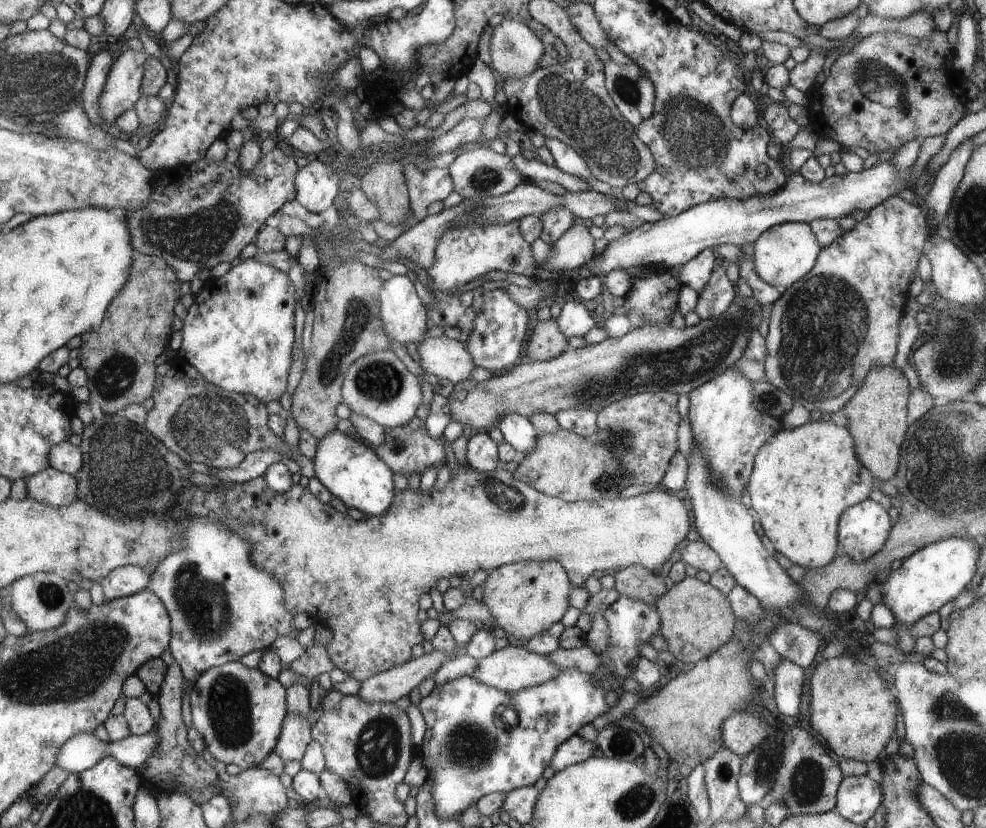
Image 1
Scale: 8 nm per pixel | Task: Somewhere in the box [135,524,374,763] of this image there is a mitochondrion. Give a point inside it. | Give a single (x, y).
(201, 603)

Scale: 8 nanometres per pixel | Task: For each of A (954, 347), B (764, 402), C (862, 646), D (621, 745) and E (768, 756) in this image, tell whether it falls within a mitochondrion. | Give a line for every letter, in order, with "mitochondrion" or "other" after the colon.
A: mitochondrion
B: mitochondrion
C: other
D: mitochondrion
E: mitochondrion

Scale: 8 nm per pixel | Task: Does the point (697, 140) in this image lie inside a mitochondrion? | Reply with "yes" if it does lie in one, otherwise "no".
yes

